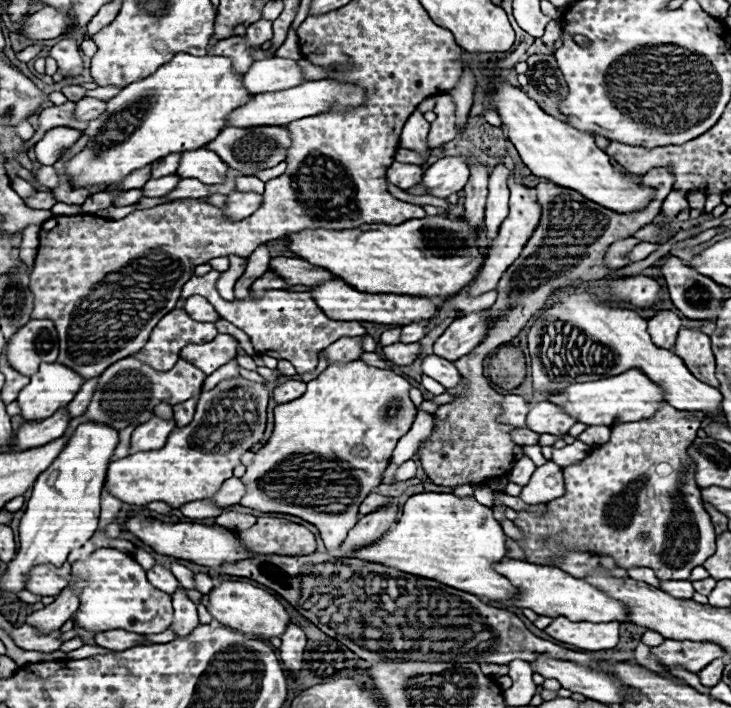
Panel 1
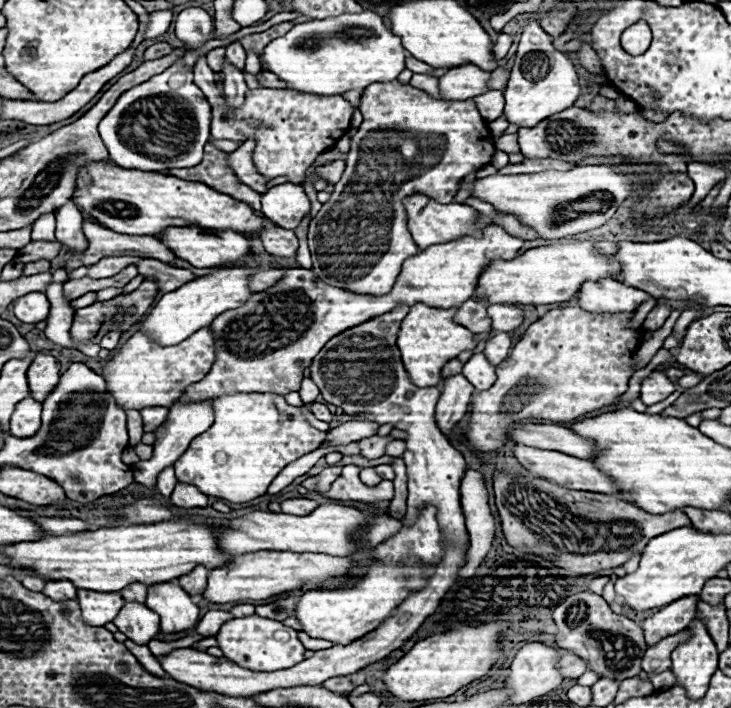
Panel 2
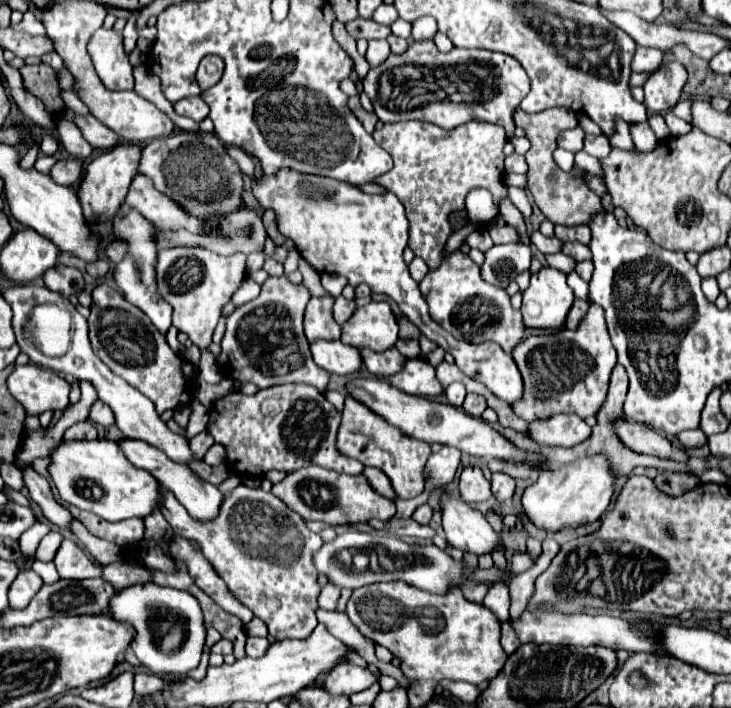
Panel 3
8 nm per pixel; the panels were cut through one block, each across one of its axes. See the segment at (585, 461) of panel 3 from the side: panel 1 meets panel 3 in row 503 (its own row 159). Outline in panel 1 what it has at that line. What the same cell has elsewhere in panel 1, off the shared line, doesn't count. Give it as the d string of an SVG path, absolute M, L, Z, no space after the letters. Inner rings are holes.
M492 80L494 94L490 102L496 106L502 128L506 136L514 142L520 158L532 170L534 176L546 178L562 188L572 188L580 192L584 198L606 206L618 214L630 214L644 210L656 196L656 190L644 186L630 174L616 170L610 162L610 156L604 154L596 144L594 138L586 132L578 132L572 126L556 120L554 116L546 114L532 98L528 98L520 88L510 86L502 80Z

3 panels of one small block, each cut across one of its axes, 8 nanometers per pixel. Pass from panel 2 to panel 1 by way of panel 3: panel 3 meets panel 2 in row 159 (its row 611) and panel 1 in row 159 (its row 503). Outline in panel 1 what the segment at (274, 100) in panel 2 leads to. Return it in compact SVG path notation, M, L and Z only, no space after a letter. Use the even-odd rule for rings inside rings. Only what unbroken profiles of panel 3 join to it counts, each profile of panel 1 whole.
M254 126L254 128L224 128L218 138L206 144L208 150L214 150L230 168L236 168L244 174L254 174L256 170L272 168L286 158L286 148L290 146L286 126ZM170 154L158 162L152 164L152 172L150 176L152 178L162 178L162 176L170 176L170 174L176 174L178 170L178 164L180 164L180 154Z

